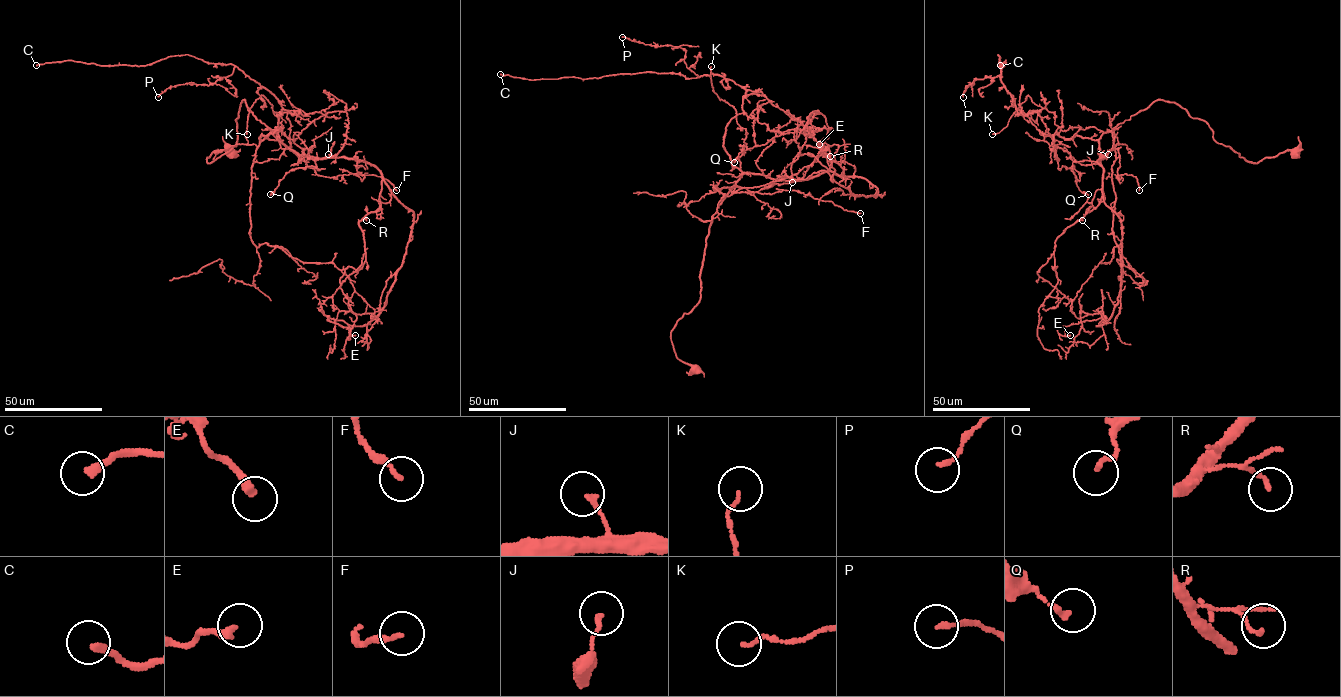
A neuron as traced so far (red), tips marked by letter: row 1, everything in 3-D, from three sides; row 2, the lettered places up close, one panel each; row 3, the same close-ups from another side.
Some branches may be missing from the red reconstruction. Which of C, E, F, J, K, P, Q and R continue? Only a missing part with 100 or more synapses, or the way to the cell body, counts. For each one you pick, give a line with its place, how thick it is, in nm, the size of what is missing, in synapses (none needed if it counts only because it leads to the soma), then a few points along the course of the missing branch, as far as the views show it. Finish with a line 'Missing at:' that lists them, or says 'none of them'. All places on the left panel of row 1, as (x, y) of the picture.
C: Place: (36, 65). Thickness 260 nm. Roughly 110 synapses
Missing at: C

